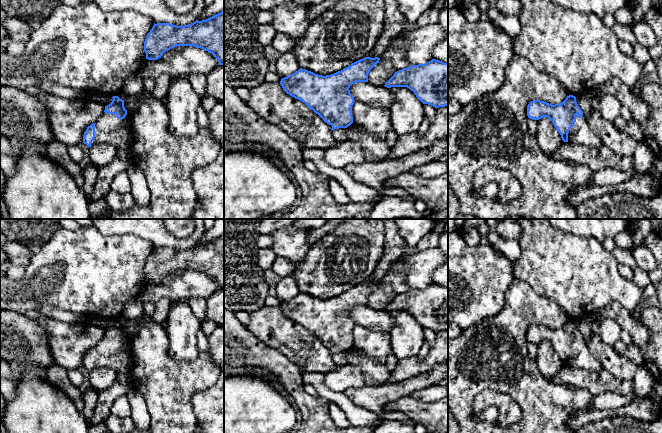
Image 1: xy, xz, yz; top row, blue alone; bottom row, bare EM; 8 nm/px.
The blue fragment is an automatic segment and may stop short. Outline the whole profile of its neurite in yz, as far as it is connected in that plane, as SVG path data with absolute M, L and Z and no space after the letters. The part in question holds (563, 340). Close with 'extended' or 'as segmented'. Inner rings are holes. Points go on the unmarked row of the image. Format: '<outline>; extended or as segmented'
M569 319L560 328L549 328L533 324L527 330L527 340L539 344L548 341L564 366L572 366L581 370L601 371L601 364L592 356L576 326L576 321Z; extended

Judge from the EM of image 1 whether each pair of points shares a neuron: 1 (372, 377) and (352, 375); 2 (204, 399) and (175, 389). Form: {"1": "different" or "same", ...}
{"1": "different", "2": "different"}

